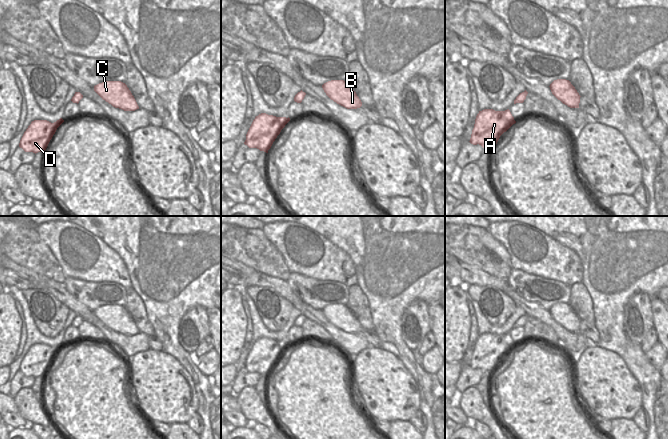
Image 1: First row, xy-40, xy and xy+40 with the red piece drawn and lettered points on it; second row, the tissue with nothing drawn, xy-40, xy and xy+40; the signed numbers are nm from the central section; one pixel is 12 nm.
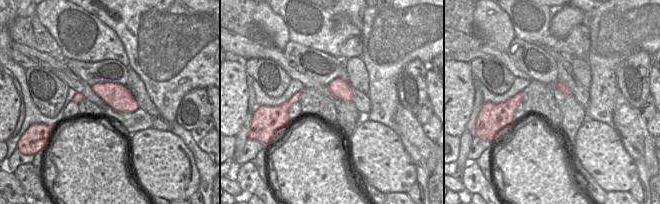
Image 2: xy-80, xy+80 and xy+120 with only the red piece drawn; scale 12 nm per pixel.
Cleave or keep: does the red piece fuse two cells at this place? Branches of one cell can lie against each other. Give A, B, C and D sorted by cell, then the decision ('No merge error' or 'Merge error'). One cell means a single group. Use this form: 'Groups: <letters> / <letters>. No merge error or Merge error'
Groups: A B C D. No merge error.

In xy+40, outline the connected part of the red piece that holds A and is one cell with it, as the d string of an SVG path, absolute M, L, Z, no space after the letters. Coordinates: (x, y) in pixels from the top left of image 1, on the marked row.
M493 109L479 111L469 142L473 145L479 144L483 148L493 148L500 136L515 123L509 109L505 111Z

